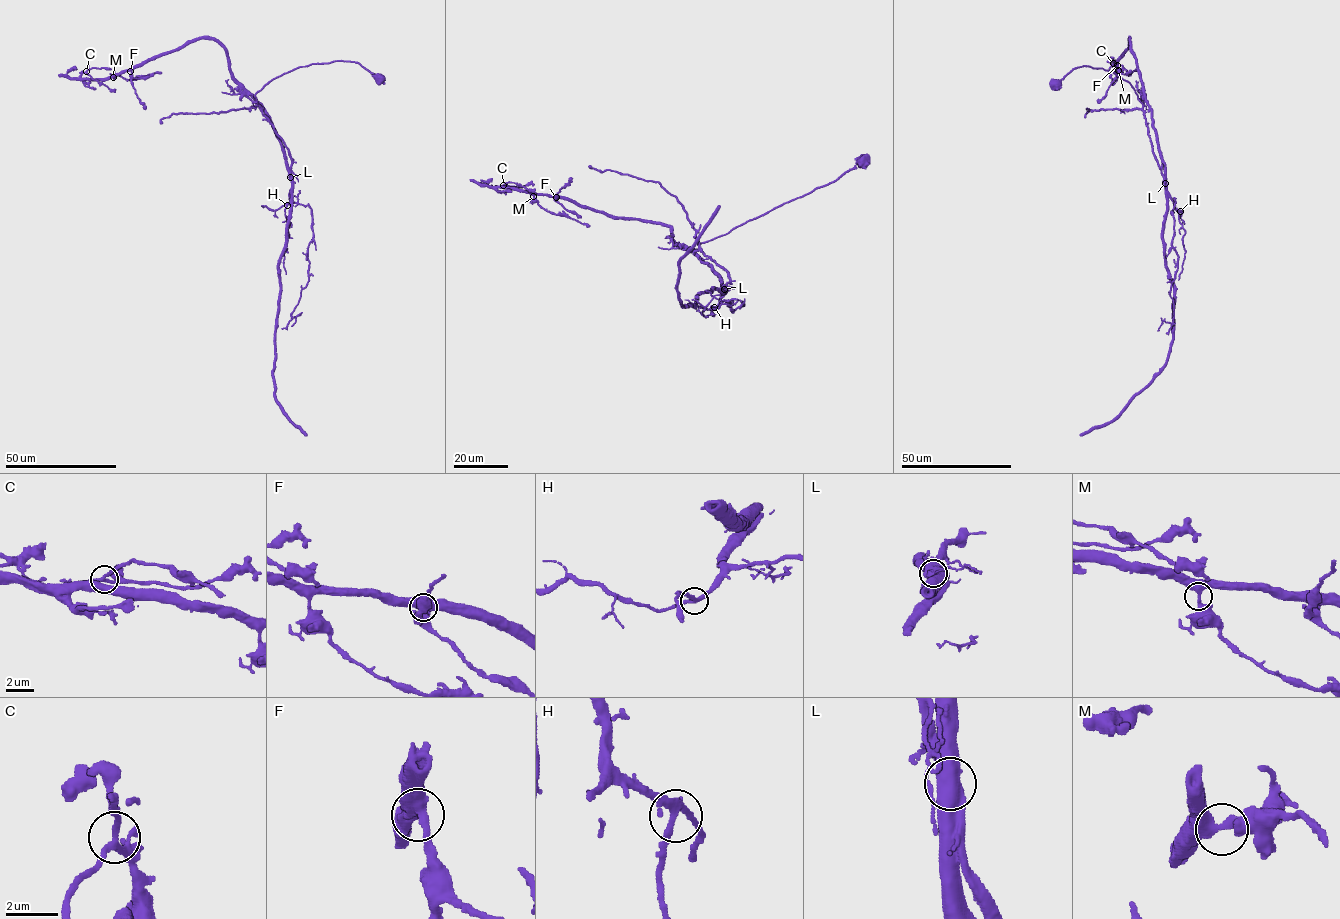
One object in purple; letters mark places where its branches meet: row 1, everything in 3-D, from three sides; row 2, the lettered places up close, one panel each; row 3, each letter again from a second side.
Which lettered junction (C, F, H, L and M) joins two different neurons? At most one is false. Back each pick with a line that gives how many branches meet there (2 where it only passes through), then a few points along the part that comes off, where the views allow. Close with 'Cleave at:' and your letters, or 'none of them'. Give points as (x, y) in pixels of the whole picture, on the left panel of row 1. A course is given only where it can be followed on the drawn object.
L: branches 2; course (290, 177), (288, 148), (262, 113), (255, 94), (295, 69), (336, 61), (359, 63), (384, 79)
Cleave at: L

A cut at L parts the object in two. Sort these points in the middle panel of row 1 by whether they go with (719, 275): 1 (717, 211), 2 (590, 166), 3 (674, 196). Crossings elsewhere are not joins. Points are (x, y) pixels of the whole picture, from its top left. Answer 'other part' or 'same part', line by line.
1: same part
2: other part
3: other part

